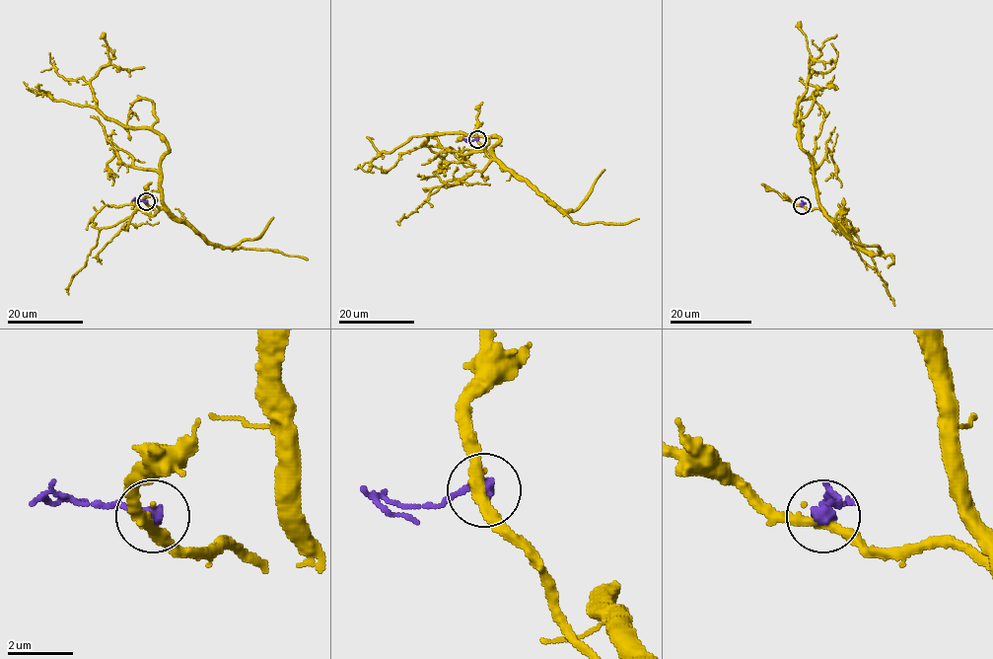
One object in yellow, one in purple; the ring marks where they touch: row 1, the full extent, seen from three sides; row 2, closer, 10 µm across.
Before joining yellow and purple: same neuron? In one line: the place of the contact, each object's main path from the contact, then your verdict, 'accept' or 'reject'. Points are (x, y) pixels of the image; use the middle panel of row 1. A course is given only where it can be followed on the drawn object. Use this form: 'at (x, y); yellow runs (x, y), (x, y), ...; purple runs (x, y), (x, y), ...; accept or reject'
at (477, 139); yellow runs (477, 138), (493, 159), (499, 138), (441, 133), (431, 134), (421, 145), (448, 148), (463, 165), (475, 167); purple runs (477, 138), (462, 138); reject

